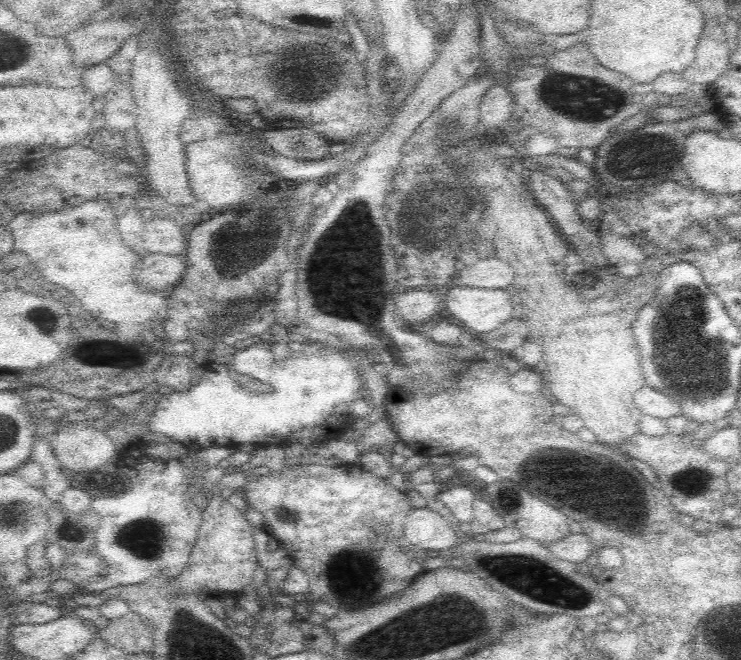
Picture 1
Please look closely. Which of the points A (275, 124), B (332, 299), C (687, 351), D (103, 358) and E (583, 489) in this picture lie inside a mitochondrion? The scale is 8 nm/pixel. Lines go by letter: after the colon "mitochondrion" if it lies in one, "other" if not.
A: other
B: mitochondrion
C: mitochondrion
D: other
E: mitochondrion

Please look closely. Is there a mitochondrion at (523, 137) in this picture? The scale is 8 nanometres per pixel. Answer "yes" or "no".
no

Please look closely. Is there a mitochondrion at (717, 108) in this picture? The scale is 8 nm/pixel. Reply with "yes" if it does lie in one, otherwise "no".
no

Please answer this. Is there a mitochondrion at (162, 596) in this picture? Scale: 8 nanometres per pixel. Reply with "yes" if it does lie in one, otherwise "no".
no

